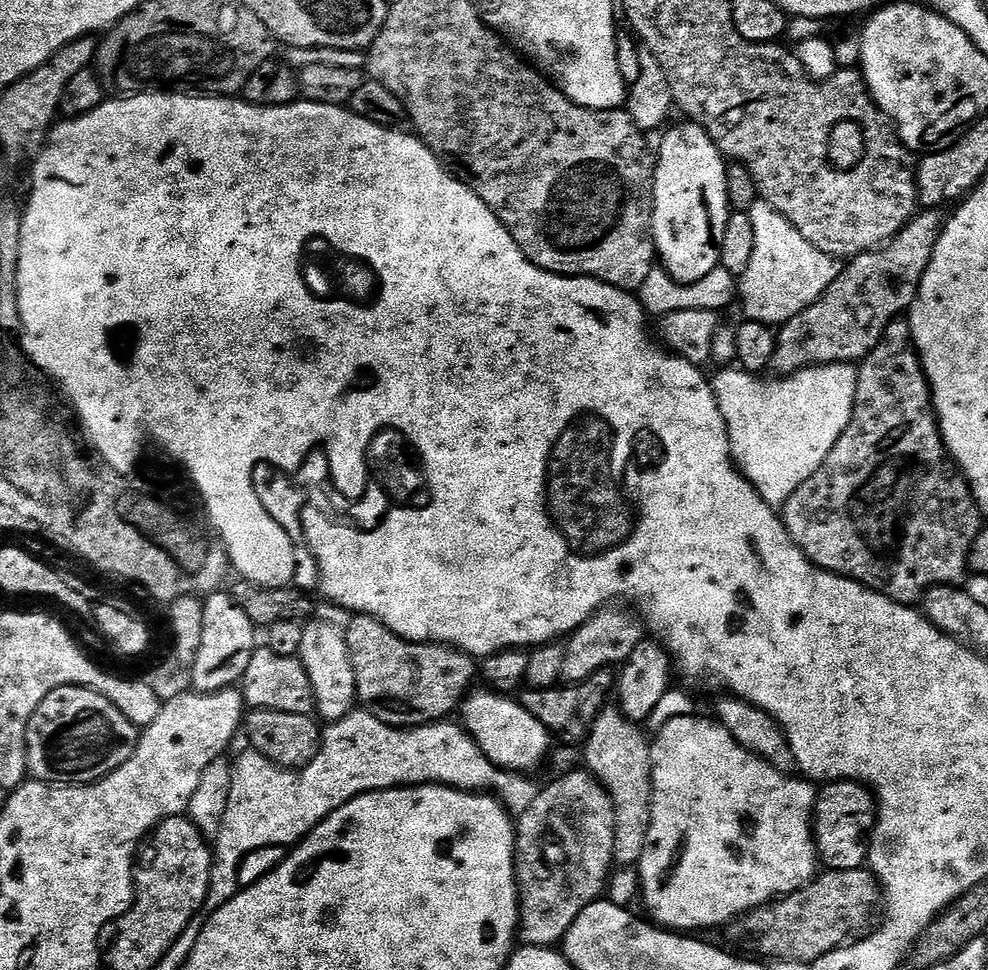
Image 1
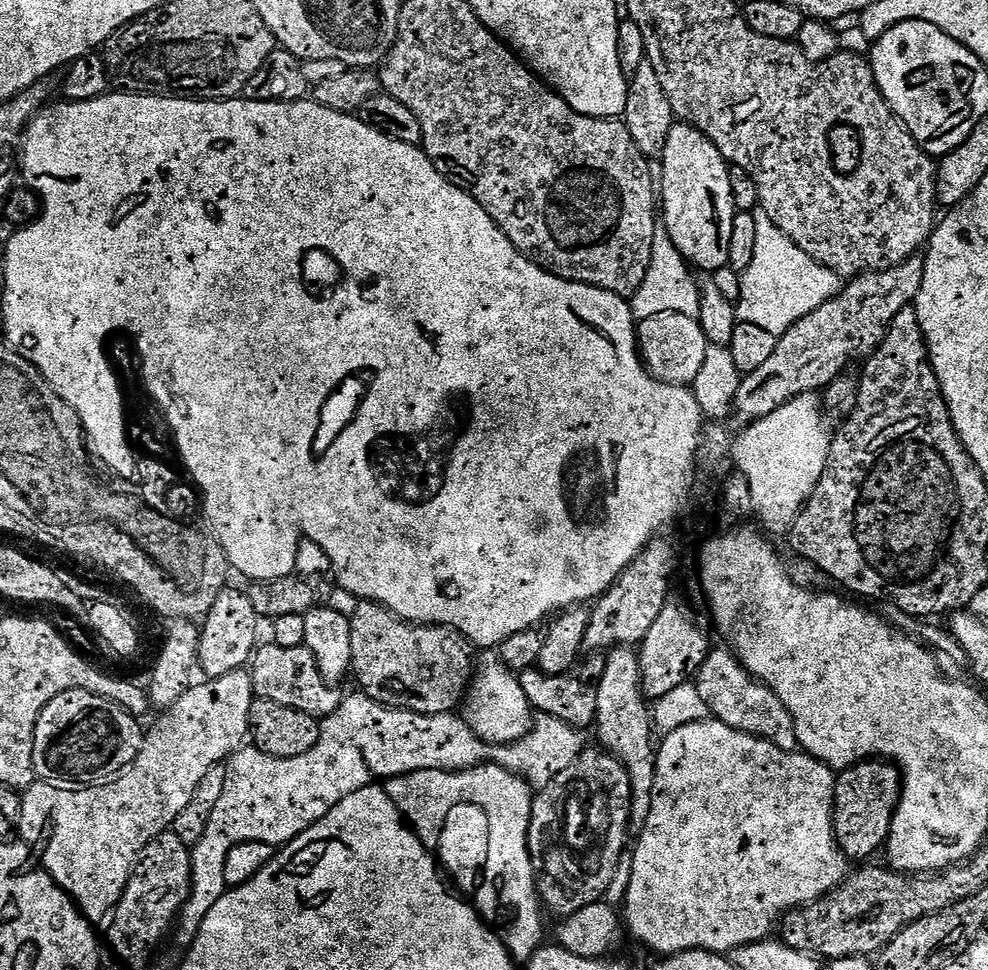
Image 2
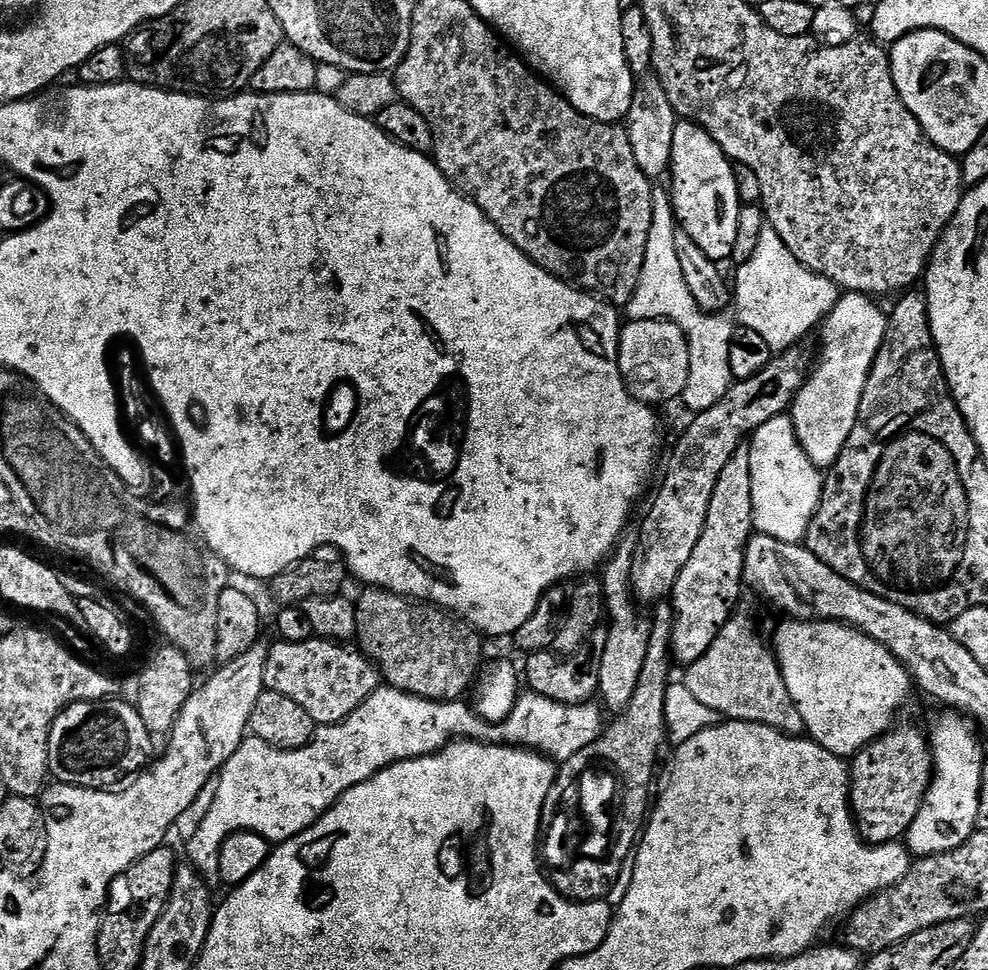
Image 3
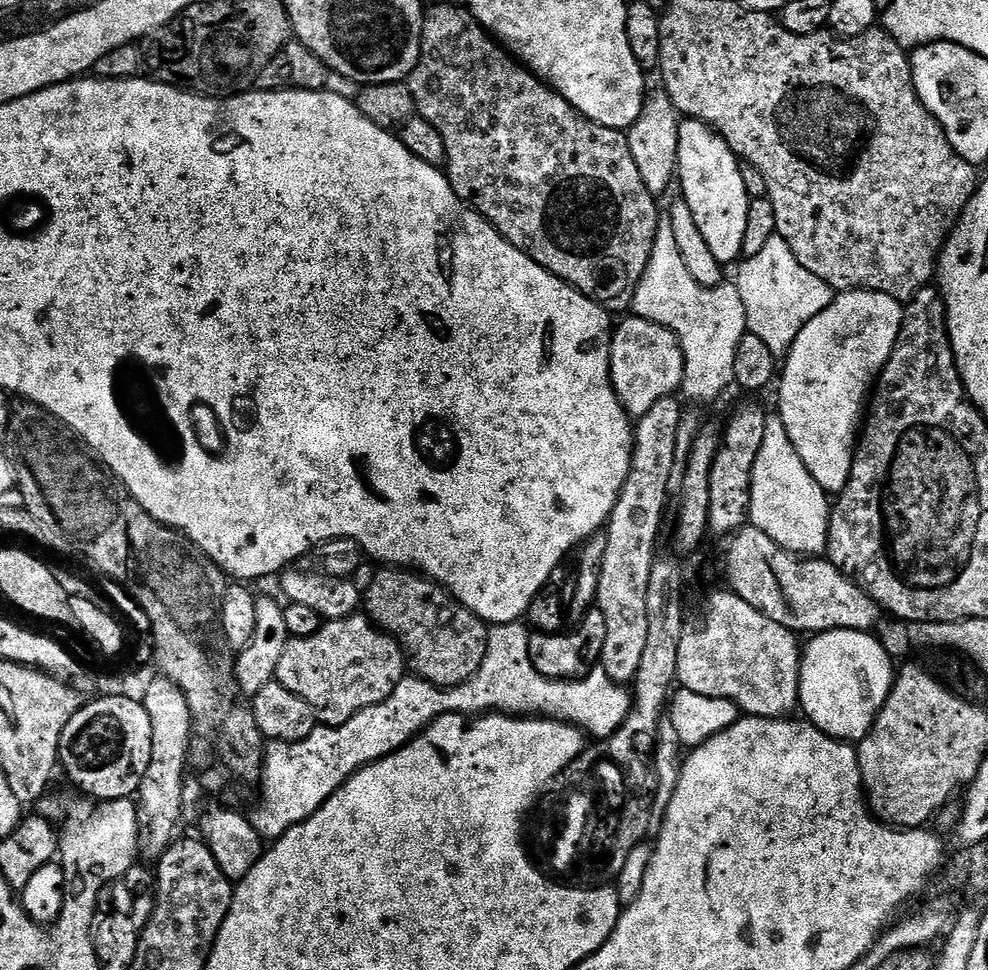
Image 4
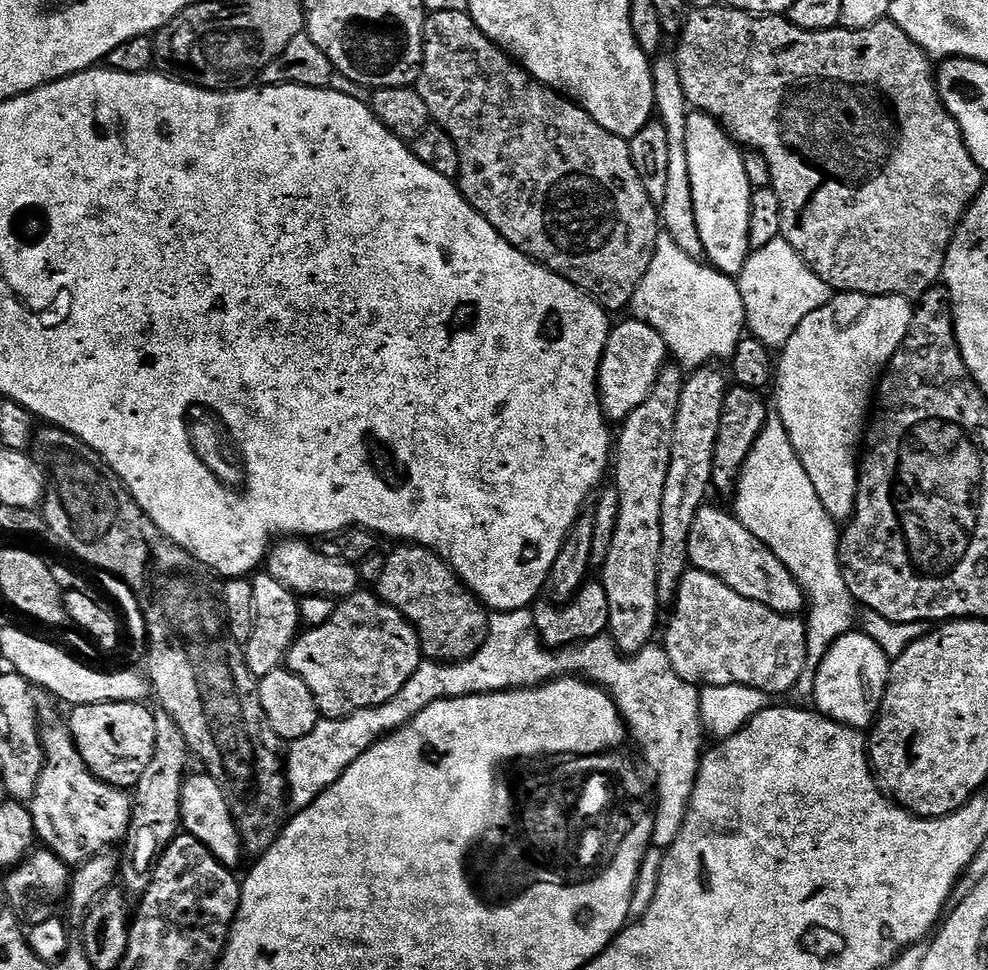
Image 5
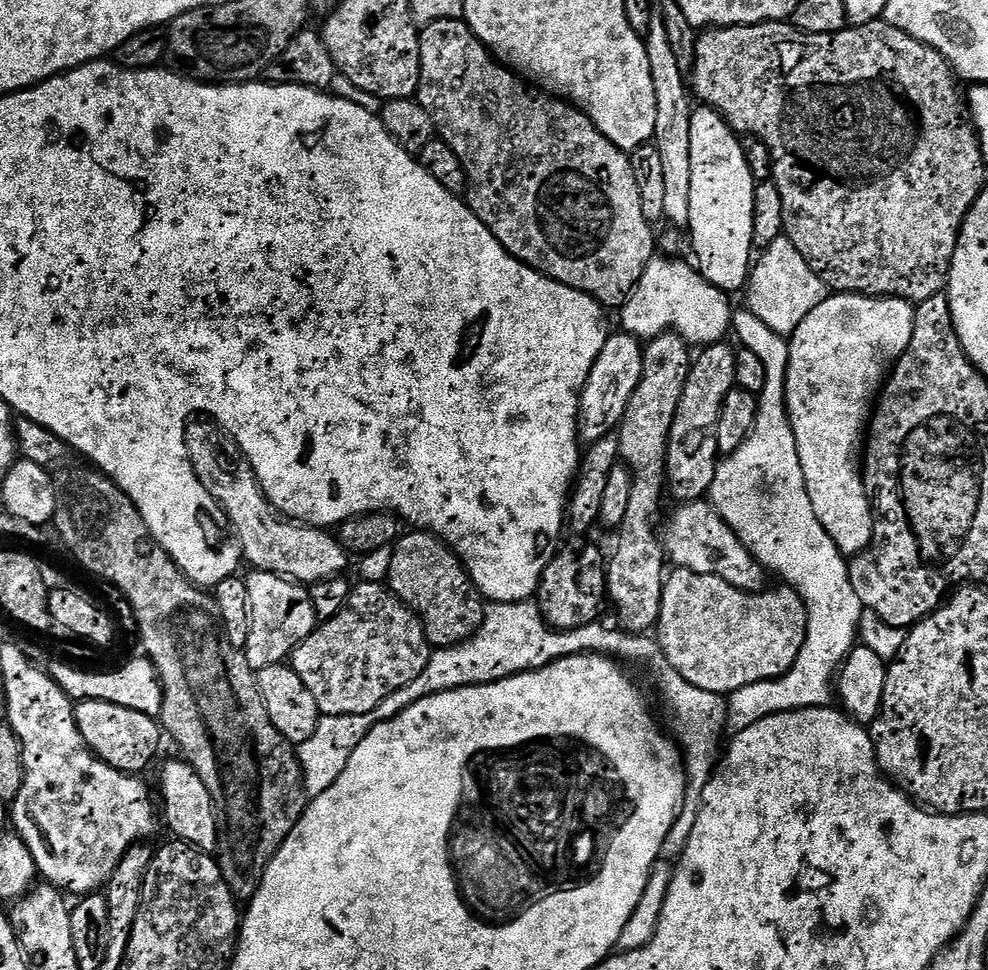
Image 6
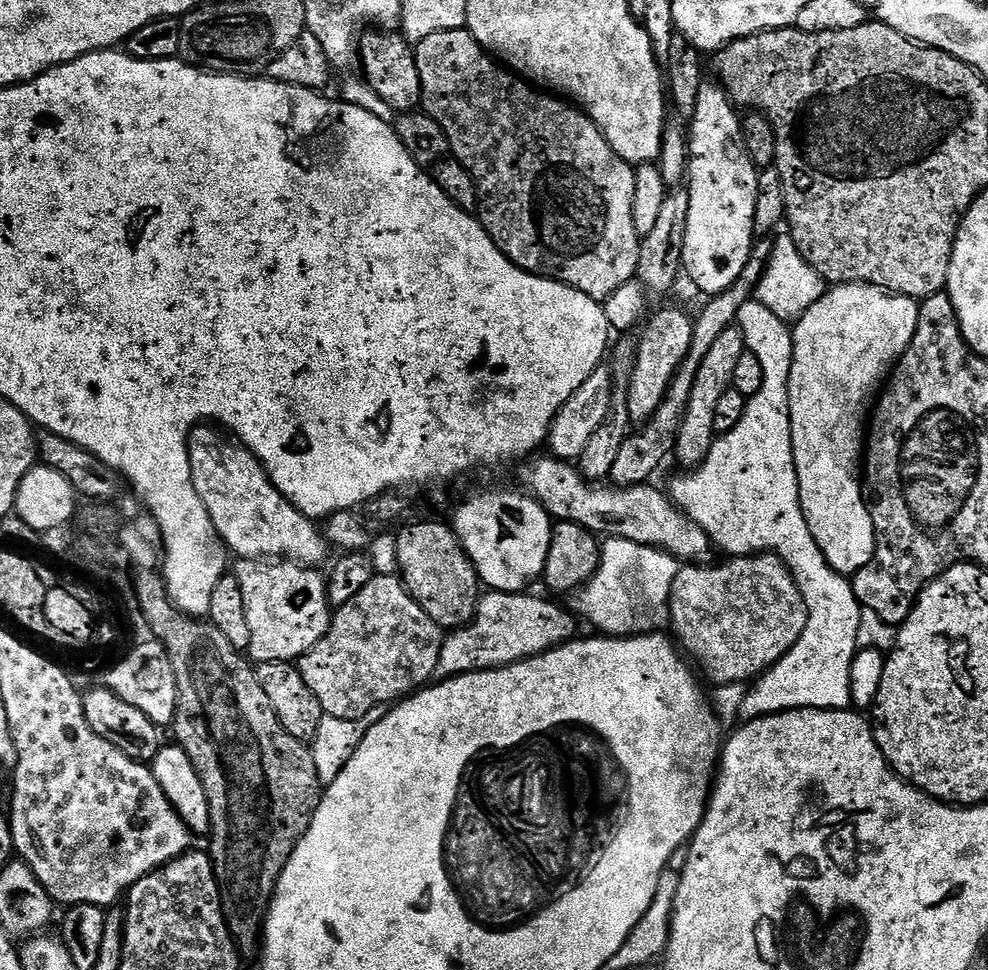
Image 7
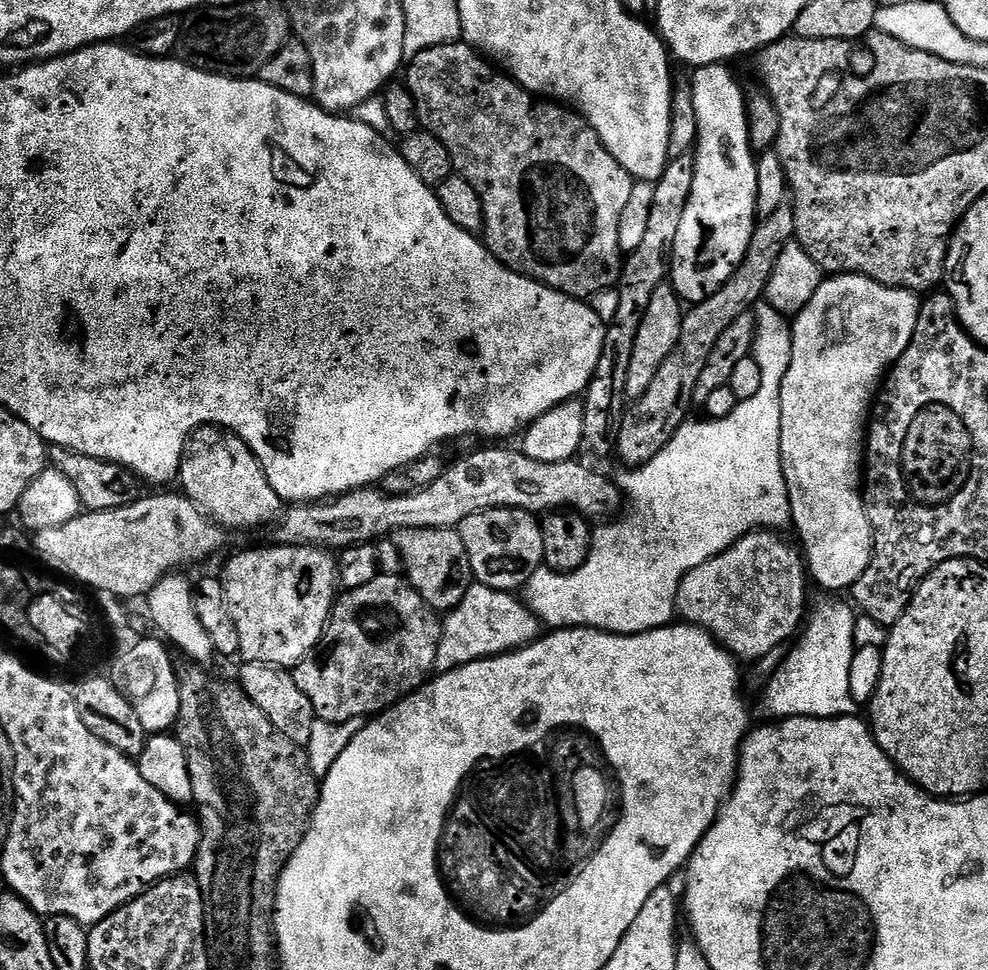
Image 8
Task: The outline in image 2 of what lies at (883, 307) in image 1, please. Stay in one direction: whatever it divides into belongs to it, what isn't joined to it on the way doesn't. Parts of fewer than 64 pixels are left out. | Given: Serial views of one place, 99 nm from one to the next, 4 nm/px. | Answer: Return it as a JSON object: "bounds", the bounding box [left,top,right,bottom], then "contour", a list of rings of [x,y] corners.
{"bounds":[730,254,924,426],"contour":[[[920,254],[893,268],[851,277],[830,302],[822,302],[818,310],[810,310],[806,318],[798,318],[790,330],[778,337],[770,359],[741,379],[730,409],[731,419],[747,426],[753,420],[774,414],[774,410],[802,394],[819,393],[834,384],[848,364],[871,356],[901,310],[915,305],[923,277],[924,257]]]}

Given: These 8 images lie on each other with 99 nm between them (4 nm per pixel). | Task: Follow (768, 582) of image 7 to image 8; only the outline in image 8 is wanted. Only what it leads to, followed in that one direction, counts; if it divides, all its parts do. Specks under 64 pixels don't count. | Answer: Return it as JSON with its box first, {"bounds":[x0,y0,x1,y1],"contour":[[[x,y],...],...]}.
{"bounds":[679,530,808,660],"contour":[[[757,530],[742,537],[733,548],[727,548],[722,554],[710,558],[710,562],[702,562],[702,566],[692,571],[680,589],[679,615],[687,623],[699,624],[715,635],[726,636],[738,646],[742,655],[752,660],[770,655],[775,648],[782,647],[792,635],[795,637],[806,620],[804,607],[808,604],[808,584],[804,579],[808,576],[808,568],[804,565],[799,550],[780,535],[776,530]]]}

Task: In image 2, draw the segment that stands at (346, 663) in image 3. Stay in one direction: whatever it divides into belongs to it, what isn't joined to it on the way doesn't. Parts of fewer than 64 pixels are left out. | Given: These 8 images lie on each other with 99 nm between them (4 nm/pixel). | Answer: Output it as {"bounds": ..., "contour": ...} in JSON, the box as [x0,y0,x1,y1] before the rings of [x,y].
{"bounds":[251,642,345,718],"contour":[[[271,642],[261,643],[251,661],[252,690],[257,700],[278,702],[278,706],[290,706],[290,710],[302,710],[323,718],[334,714],[345,698],[343,691],[335,684],[329,684],[318,668],[316,656],[304,646],[278,646]]]}

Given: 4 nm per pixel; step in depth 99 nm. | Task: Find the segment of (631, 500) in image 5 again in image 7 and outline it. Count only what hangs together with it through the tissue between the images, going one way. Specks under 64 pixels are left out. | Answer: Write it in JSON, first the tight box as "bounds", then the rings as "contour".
{"bounds":[628,308,695,426],"contour":[[[664,308],[652,317],[647,317],[643,325],[644,337],[640,336],[637,346],[637,361],[634,362],[633,378],[630,380],[628,401],[630,402],[630,418],[633,425],[640,426],[652,418],[655,411],[662,405],[670,390],[671,380],[674,378],[683,360],[690,350],[691,340],[694,338],[695,326],[693,317],[687,316],[680,308]]]}

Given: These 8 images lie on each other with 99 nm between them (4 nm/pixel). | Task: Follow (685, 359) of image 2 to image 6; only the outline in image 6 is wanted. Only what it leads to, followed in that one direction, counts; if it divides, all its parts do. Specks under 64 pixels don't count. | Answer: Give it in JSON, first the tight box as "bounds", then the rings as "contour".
{"bounds":[578,330,644,442],"contour":[[[623,330],[617,332],[617,336],[616,333],[609,335],[606,346],[602,346],[602,350],[590,370],[590,378],[586,378],[586,386],[579,392],[580,415],[578,417],[578,436],[584,442],[600,440],[603,436],[609,435],[619,425],[620,419],[624,416],[626,406],[642,378],[644,350],[641,341]]]}

